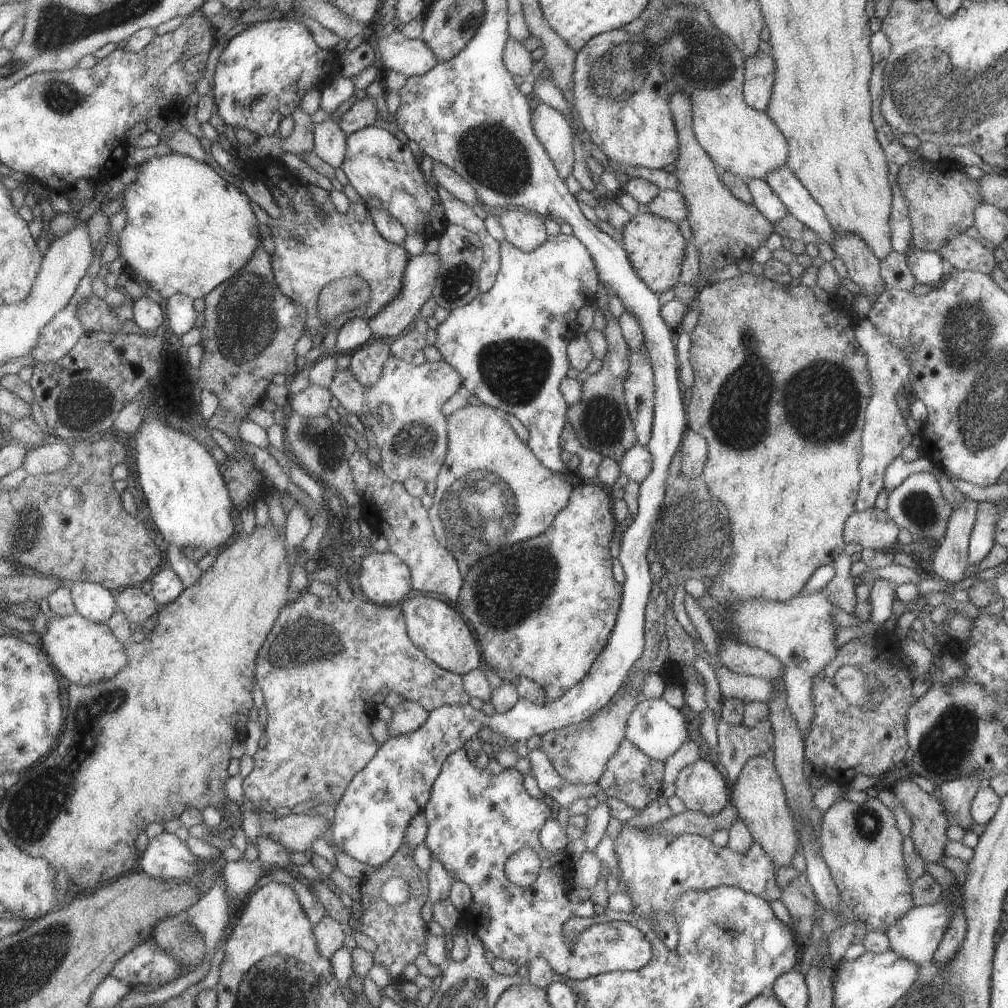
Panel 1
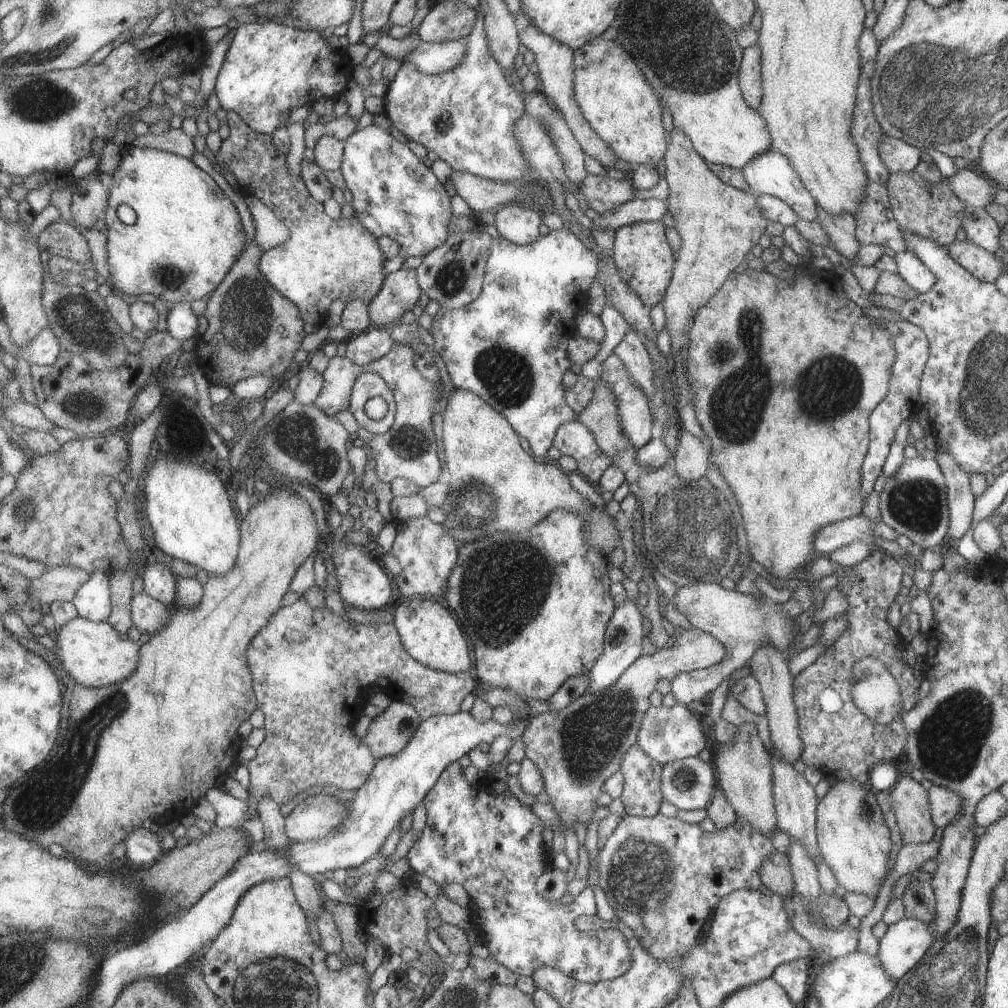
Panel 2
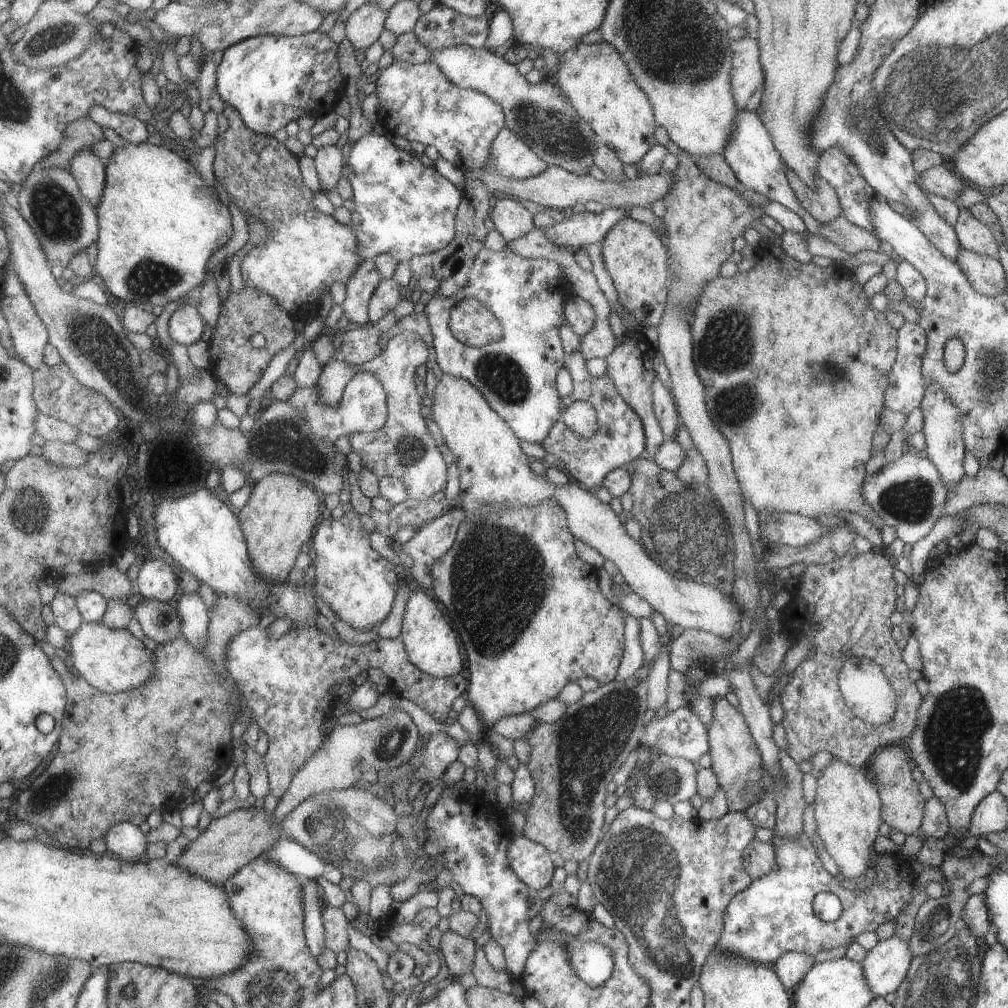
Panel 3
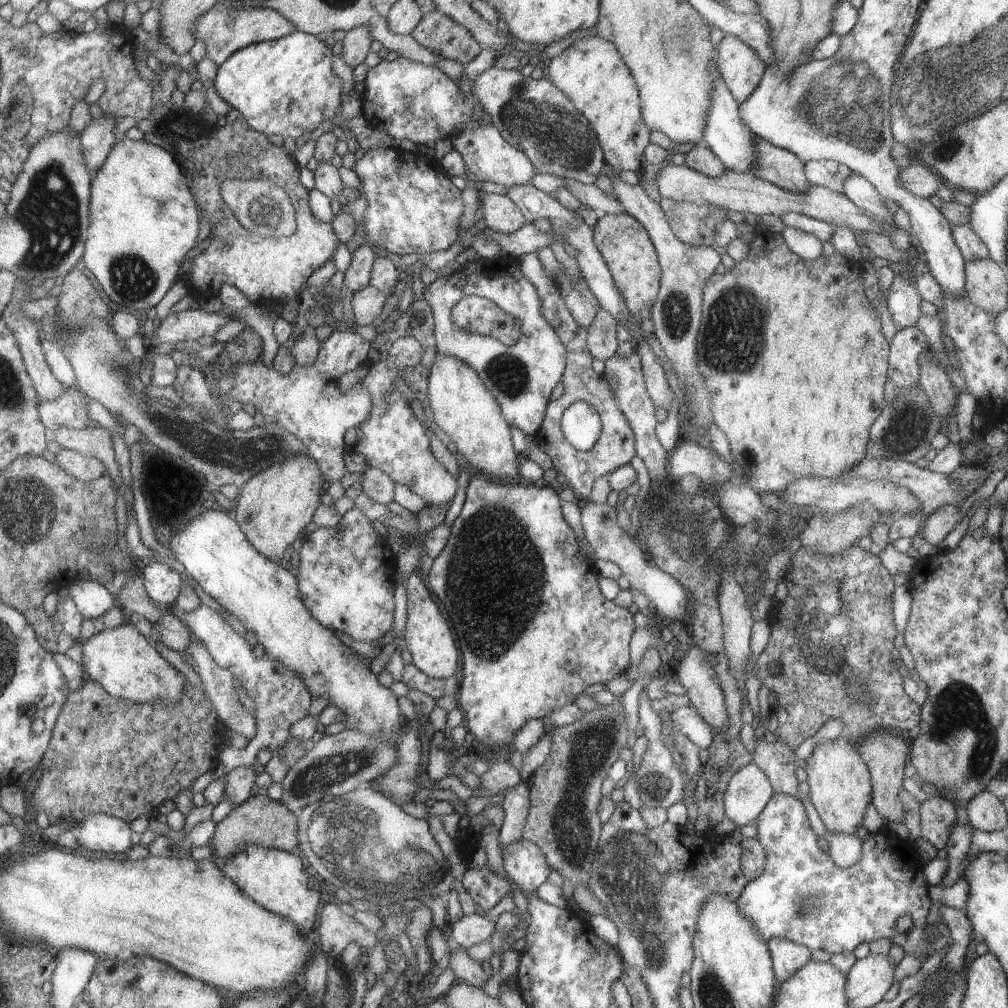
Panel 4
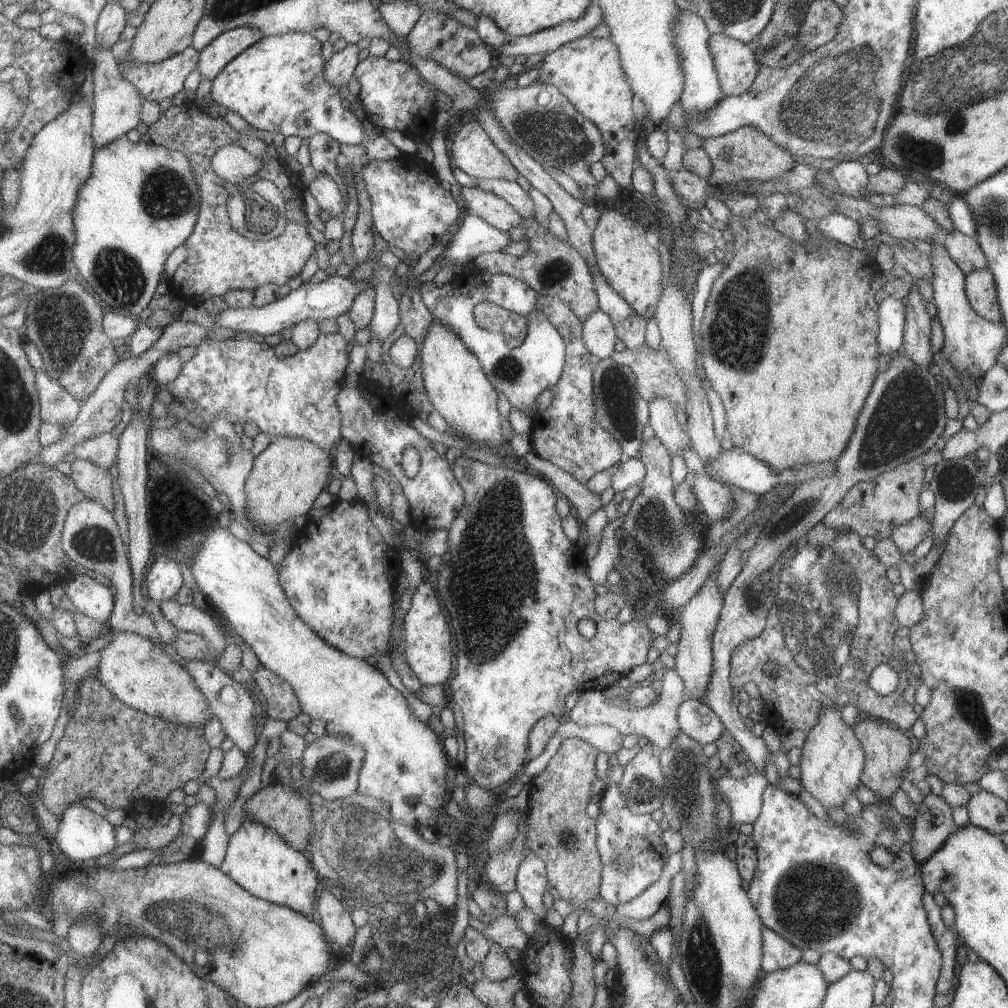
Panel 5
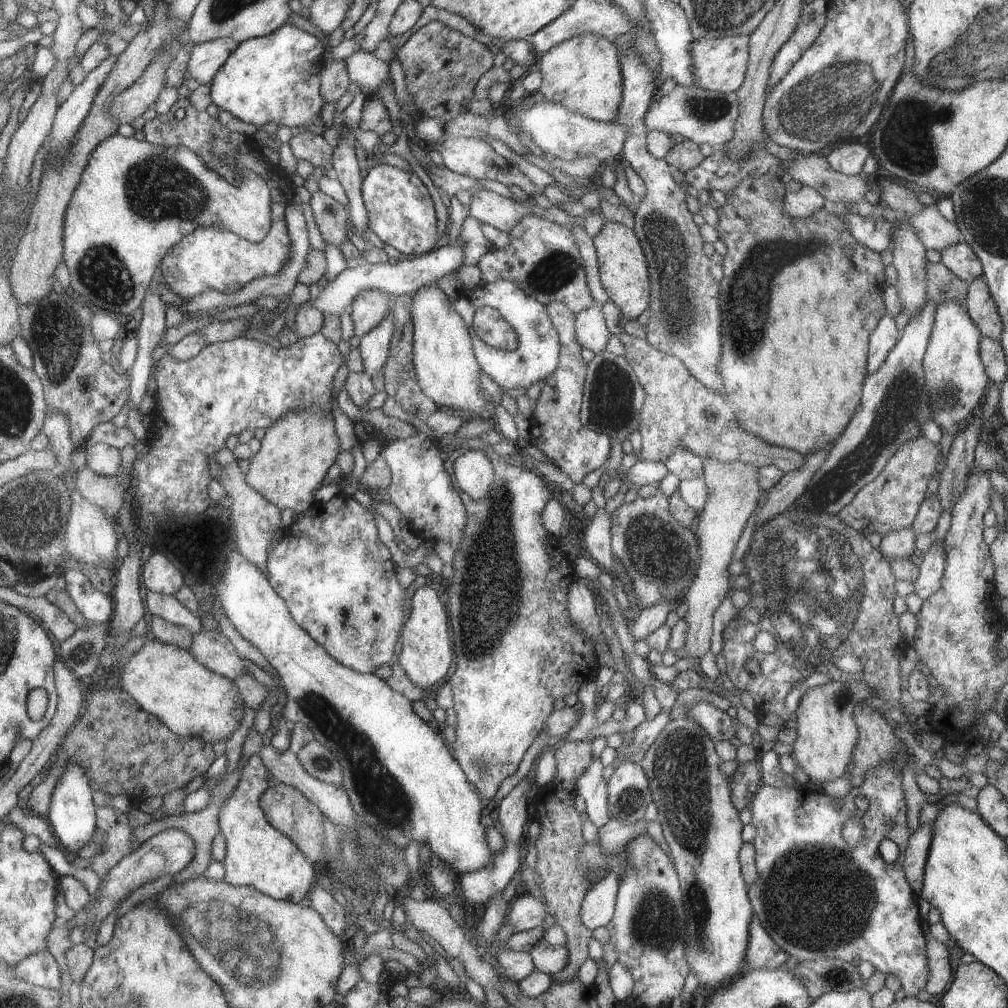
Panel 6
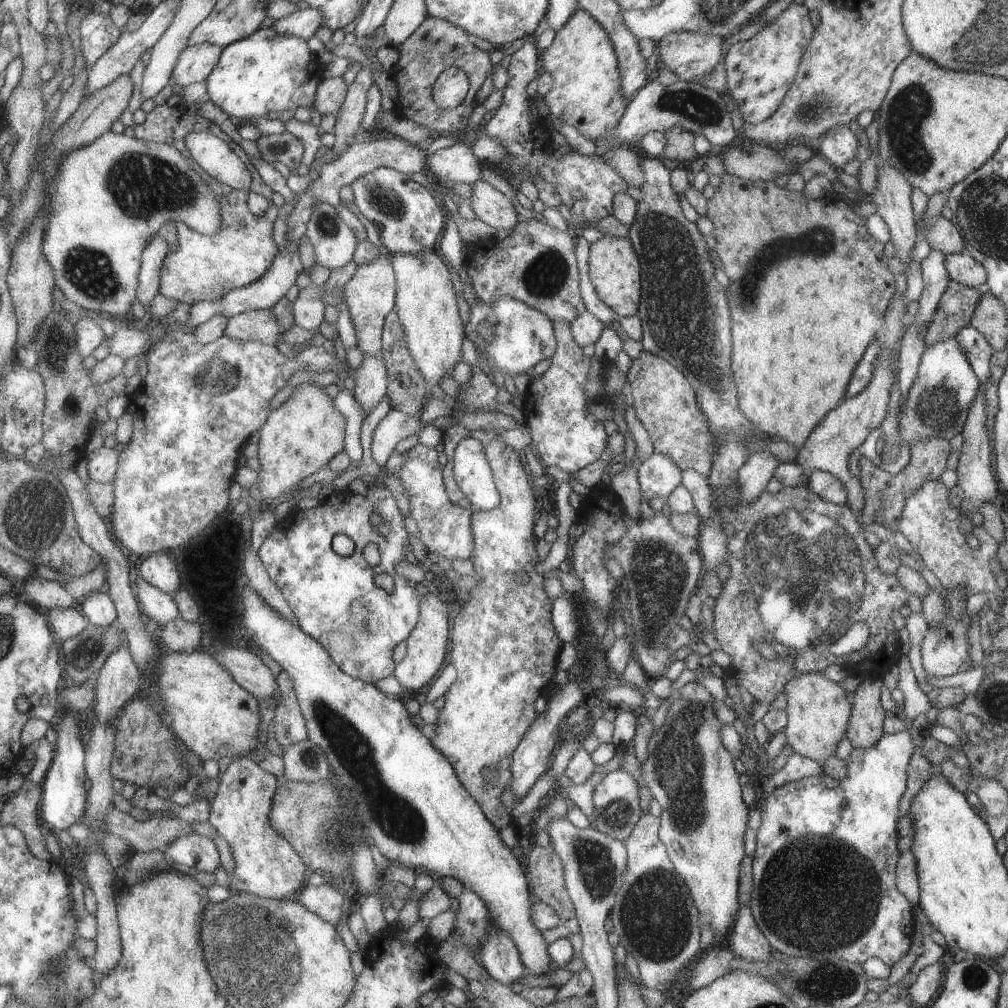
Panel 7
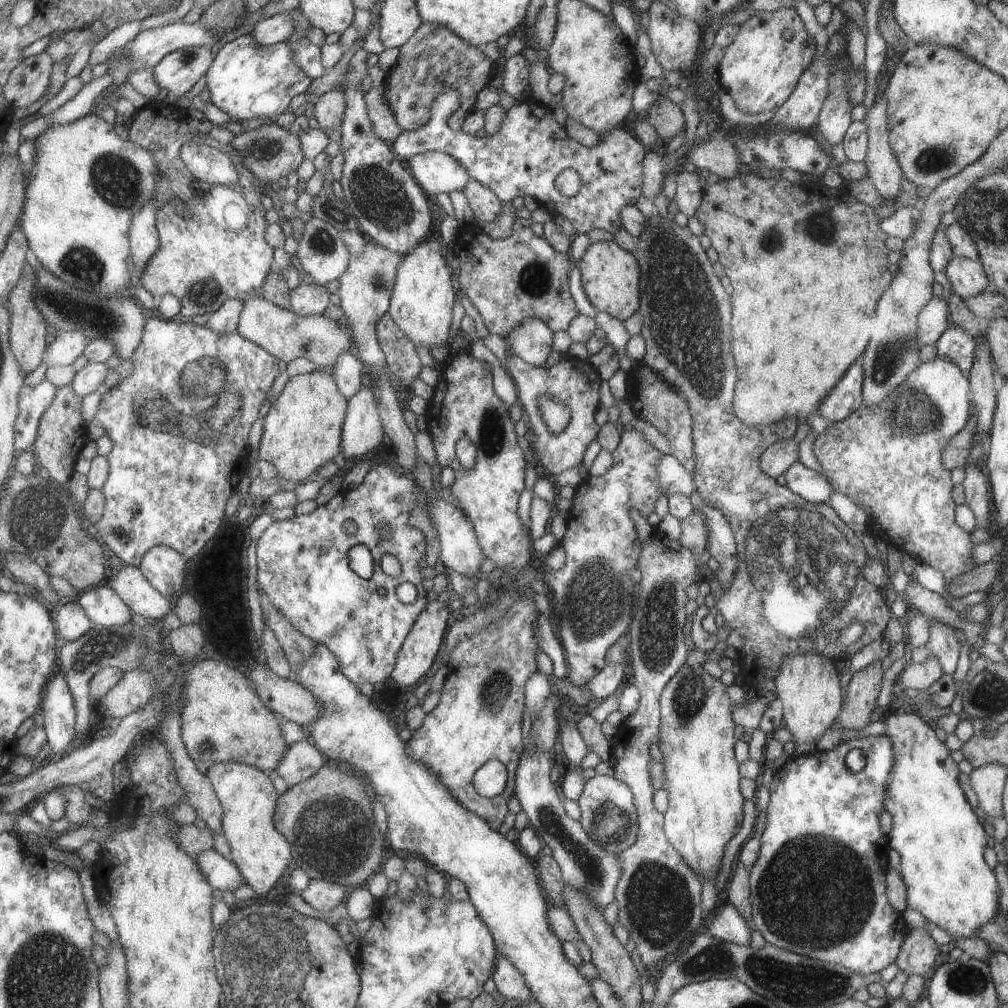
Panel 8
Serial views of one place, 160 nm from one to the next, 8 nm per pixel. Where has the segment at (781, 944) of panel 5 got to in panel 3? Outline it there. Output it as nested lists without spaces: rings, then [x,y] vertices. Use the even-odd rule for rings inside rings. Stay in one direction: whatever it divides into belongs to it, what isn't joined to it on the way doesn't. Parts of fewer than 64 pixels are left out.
[[[787,951],[779,955],[771,965],[781,984],[791,992],[801,982],[802,976],[805,976],[813,963],[811,955]]]

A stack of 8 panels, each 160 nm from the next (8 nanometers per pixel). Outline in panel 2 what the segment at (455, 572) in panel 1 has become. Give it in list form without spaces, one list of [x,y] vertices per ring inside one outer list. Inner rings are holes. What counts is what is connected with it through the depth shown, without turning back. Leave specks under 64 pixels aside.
[[[411,517],[405,521],[396,523],[406,523],[406,528],[395,535],[389,554],[392,553],[400,564],[400,572],[393,577],[396,598],[428,598],[429,596],[441,596],[445,592],[446,576],[456,561],[457,544],[452,534],[446,529],[443,523],[434,523],[430,519]]]

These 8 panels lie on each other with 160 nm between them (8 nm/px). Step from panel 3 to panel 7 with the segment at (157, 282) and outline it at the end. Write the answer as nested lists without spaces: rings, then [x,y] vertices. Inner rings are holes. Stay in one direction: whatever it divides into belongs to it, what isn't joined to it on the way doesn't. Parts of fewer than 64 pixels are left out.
[[[110,129],[94,138],[89,144],[85,146],[70,150],[63,154],[58,166],[58,171],[52,180],[52,188],[48,196],[46,216],[45,236],[43,243],[43,250],[45,253],[45,260],[52,265],[53,276],[55,277],[55,284],[57,288],[64,294],[65,299],[79,305],[83,309],[89,311],[95,310],[97,313],[104,313],[110,315],[112,319],[117,321],[126,321],[129,318],[130,306],[133,299],[136,297],[136,288],[138,285],[137,273],[140,266],[140,254],[145,243],[157,233],[157,229],[166,222],[183,222],[185,226],[196,230],[198,233],[212,235],[219,227],[222,221],[218,204],[214,193],[205,184],[207,177],[193,165],[188,157],[179,154],[173,147],[168,147],[163,143],[154,143],[126,136],[123,133],[113,133]]]

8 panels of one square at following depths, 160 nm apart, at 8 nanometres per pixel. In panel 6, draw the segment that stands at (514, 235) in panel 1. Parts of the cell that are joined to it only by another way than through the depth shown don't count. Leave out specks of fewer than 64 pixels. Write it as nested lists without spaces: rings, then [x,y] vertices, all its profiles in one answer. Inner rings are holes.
[[[477,189],[466,196],[469,215],[480,223],[489,224],[497,230],[509,232],[517,221],[525,215],[533,214],[531,205],[524,206],[509,197],[503,197],[493,191]]]

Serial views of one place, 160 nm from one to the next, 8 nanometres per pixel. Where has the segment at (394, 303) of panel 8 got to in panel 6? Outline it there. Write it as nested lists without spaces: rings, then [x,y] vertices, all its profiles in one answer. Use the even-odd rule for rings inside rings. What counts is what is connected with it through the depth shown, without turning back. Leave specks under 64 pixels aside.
[[[436,281],[420,286],[410,296],[409,314],[412,332],[412,363],[416,372],[416,379],[423,394],[430,398],[441,410],[462,410],[470,414],[486,414],[487,400],[479,395],[480,383],[478,375],[481,372],[479,363],[472,351],[472,342],[463,319],[455,312],[453,305],[439,289]]]

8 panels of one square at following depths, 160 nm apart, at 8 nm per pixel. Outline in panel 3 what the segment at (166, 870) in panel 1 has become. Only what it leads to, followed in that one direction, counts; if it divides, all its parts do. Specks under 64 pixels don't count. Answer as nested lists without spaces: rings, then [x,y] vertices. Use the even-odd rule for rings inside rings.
[[[122,822],[112,824],[102,836],[103,844],[107,852],[113,852],[122,860],[145,859],[145,844],[147,843],[144,834],[138,826]]]

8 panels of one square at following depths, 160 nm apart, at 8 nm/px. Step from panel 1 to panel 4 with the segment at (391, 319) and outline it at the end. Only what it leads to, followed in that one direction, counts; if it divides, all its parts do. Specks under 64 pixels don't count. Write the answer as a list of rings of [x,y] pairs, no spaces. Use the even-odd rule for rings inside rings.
[[[369,284],[360,288],[351,298],[353,326],[365,326],[379,314],[387,295]]]

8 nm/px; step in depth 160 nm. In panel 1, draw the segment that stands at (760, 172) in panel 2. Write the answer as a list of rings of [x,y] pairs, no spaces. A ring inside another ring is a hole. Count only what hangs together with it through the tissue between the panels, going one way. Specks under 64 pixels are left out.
[[[786,164],[768,172],[763,181],[779,197],[790,215],[818,234],[823,243],[832,245],[833,230],[823,209]]]

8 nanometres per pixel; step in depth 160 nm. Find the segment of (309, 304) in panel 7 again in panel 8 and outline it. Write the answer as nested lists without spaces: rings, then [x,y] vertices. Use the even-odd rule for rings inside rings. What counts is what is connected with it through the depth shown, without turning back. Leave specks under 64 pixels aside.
[[[312,283],[310,285],[298,285],[288,291],[290,298],[289,309],[296,315],[318,315],[322,314],[325,307],[330,303],[329,293],[322,285]]]

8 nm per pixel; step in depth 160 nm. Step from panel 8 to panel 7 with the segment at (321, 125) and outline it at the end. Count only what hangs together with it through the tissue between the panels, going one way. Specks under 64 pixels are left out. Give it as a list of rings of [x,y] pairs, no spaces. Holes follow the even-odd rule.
[[[330,77],[321,79],[317,85],[316,93],[312,102],[315,116],[333,114],[341,108],[346,97],[347,85],[342,77]]]

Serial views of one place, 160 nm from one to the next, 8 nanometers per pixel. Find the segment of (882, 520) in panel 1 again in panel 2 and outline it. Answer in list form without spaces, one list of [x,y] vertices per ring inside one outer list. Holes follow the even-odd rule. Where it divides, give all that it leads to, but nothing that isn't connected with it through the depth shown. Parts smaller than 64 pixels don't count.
[[[863,514],[821,526],[812,536],[812,547],[817,555],[827,556],[833,549],[845,546],[854,540],[863,540],[873,547],[873,536],[894,541],[897,537],[890,526],[883,521],[870,522]]]

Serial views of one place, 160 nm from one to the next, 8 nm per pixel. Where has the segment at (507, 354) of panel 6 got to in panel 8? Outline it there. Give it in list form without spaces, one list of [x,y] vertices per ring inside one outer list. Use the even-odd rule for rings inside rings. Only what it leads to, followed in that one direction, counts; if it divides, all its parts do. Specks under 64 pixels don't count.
[[[528,318],[513,327],[504,340],[510,353],[531,366],[544,368],[545,360],[553,350],[552,334],[544,322]]]

